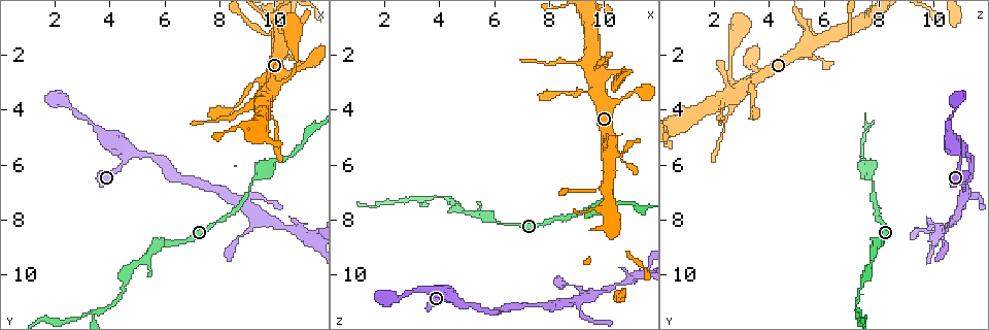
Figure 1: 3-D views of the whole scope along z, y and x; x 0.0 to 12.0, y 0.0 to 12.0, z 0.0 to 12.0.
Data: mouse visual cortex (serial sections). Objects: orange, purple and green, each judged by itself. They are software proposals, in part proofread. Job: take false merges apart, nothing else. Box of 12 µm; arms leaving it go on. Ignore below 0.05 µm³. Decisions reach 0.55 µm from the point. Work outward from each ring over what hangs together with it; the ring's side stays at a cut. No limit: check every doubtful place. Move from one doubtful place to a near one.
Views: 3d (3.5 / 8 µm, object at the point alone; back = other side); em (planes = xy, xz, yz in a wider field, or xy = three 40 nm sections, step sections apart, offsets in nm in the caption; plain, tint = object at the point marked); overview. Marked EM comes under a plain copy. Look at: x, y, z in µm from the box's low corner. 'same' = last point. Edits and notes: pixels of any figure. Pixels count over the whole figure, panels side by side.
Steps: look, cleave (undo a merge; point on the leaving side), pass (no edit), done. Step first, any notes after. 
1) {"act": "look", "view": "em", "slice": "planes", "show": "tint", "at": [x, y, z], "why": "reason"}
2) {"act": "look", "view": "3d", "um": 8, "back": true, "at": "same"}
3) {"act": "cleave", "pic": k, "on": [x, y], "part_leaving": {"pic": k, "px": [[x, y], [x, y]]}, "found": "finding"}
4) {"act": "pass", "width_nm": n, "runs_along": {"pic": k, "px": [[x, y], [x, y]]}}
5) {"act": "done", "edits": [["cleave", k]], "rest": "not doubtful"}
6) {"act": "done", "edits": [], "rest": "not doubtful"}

{"act": "look", "view": "em", "slice": "xy", "step": 2, "show": "tint", "at": [10.0, 3.3, 2.6], "why": "four arms meet"}

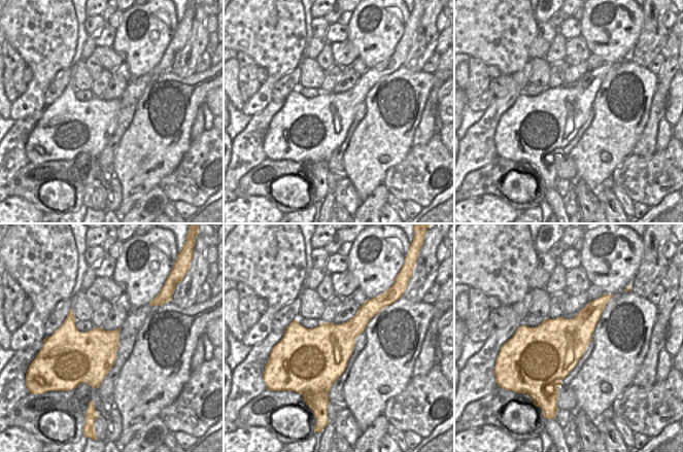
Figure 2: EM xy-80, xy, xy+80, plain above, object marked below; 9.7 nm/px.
{"act": "look", "view": "3d", "um": 3.5, "at": "same", "why": "see where the arms go"}

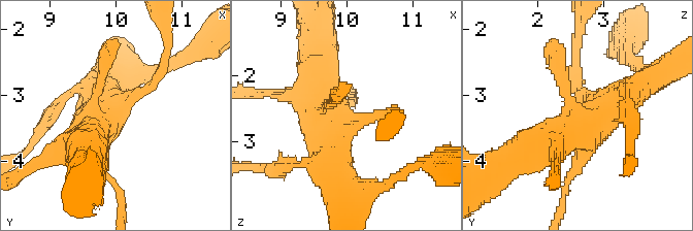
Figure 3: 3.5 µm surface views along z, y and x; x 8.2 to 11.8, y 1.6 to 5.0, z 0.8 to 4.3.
{"act": "pass", "runs_along": {"pic": 3, "px": [[650, 79], [589, 127], [538, 142]]}, "found": "continuous, no second cell"}

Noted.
{"act": "look", "view": "3d", "um": 3.5, "at": [5.2, 9.6, 7.8]}

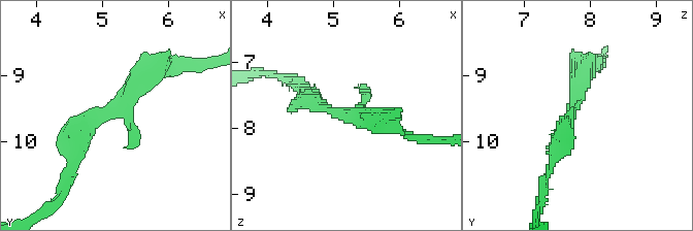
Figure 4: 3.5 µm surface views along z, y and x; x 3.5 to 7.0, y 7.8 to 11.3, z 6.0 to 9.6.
{"act": "look", "view": "em", "slice": "xy", "step": 2, "show": "tint", "at": [5.15, 9.60, 7.70], "why": "now the EM"}

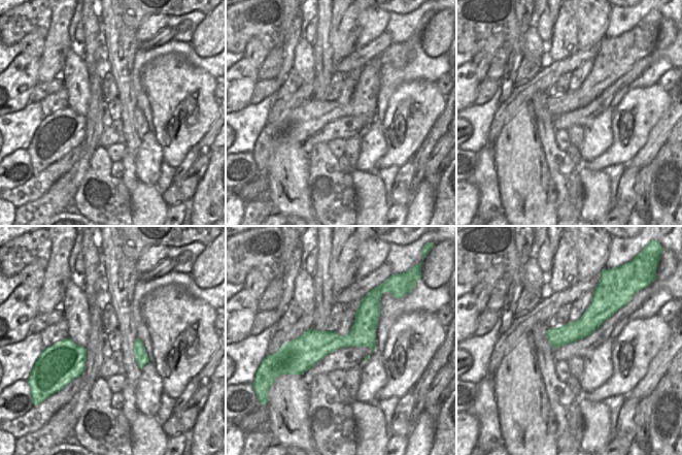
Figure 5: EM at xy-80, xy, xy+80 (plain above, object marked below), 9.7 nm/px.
{"act": "pass", "runs_along": {"pic": 5, "px": [[377, 302], [348, 340], [287, 350]]}, "found": "all the same cell"}

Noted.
{"act": "look", "view": "3d", "um": 8, "at": [3.6, 11.3, 7.2], "why": "thin neck"}

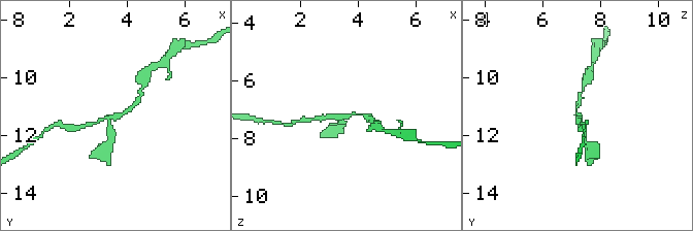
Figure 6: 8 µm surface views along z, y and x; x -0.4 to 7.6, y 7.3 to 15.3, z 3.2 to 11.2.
{"act": "look", "view": "3d", "um": 3.5, "at": [3.6, 11.3, 7.3], "why": "closer look"}

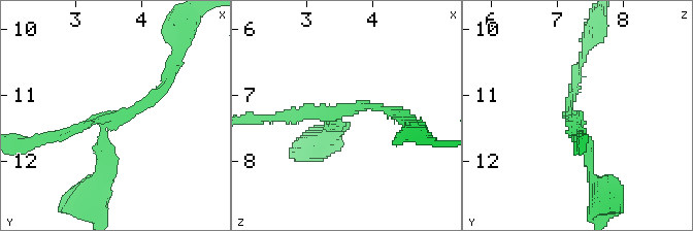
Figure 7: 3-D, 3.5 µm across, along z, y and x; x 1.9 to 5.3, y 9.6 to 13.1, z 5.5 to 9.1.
{"act": "pass", "runs_along": {"pic": 7, "px": [[167, 80], [142, 106], [51, 137]]}, "found": "continuous, no second cell"}

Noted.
{"act": "look", "view": "3d", "um": 3.5, "at": [4.5, 5.7, 11.0], "why": "three-way junction"}

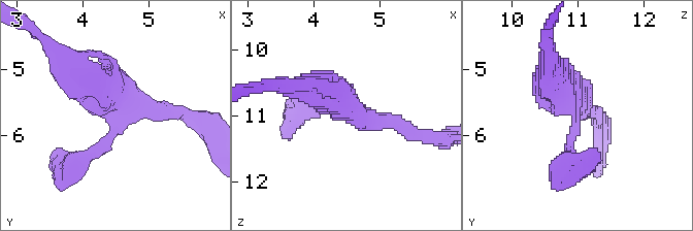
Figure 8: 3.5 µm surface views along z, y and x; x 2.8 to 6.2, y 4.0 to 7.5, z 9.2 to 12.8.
{"act": "look", "view": "em", "slice": "planes", "show": "tint", "at": [4.55, 5.65, 10.95], "why": "now the EM"}

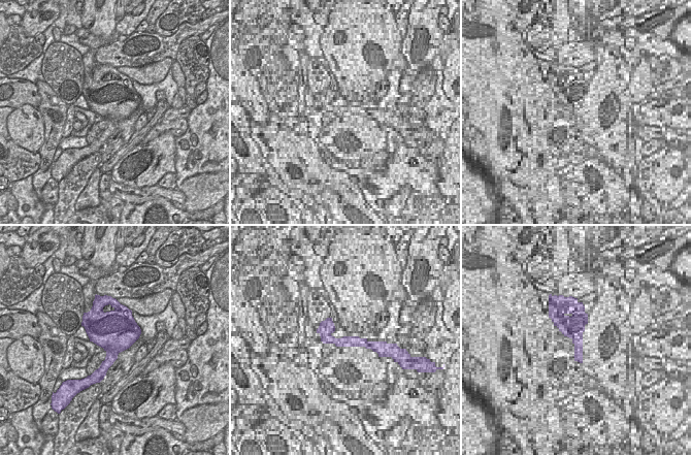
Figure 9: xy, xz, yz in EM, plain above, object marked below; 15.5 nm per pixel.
{"act": "pass", "runs_along": {"pic": 8, "px": [[76, 162], [105, 142], [130, 98], [171, 111]]}, "found": "one cell here"}

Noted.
{"act": "look", "view": "3d", "um": 3.5, "at": [10.7, 8.4, 10.2]}

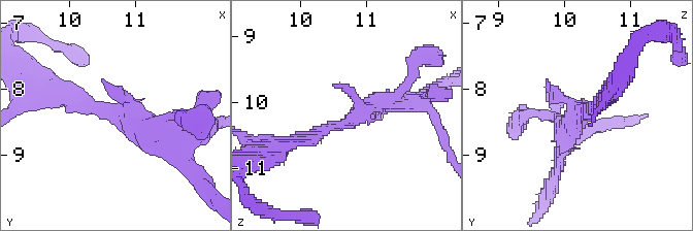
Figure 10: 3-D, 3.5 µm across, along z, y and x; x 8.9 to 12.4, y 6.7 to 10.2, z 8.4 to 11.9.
{"act": "look", "view": "em", "slice": "xy", "step": 1, "show": "tint", "at": [10.70, 8.40, 10.30], "why": "need the tissue"}

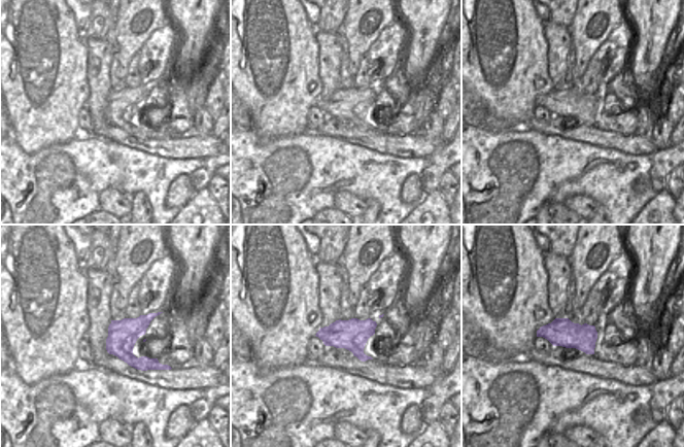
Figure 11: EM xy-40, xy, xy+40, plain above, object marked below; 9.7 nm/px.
{"act": "look", "view": "em", "slice": "xy", "step": 5, "show": "tint", "at": "same"}

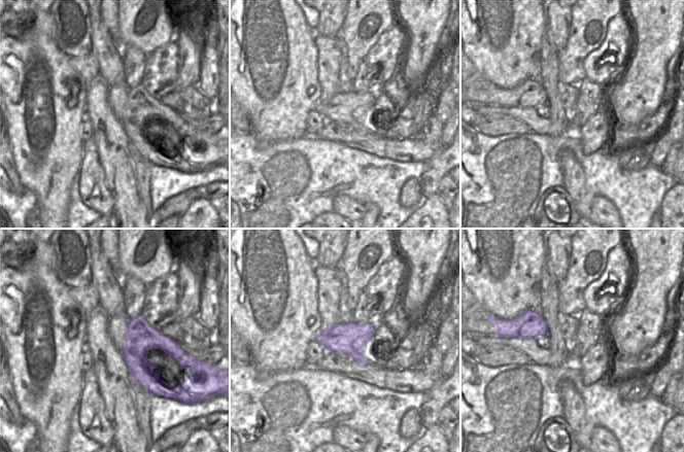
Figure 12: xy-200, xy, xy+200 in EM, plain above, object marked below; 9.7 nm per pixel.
{"act": "pass", "runs_along": {"pic": 10, "px": [[288, 145], [338, 127], [370, 100], [402, 103]]}, "found": "all the same cell"}

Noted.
{"act": "done", "edits": [], "rest": "not doubtful"}

